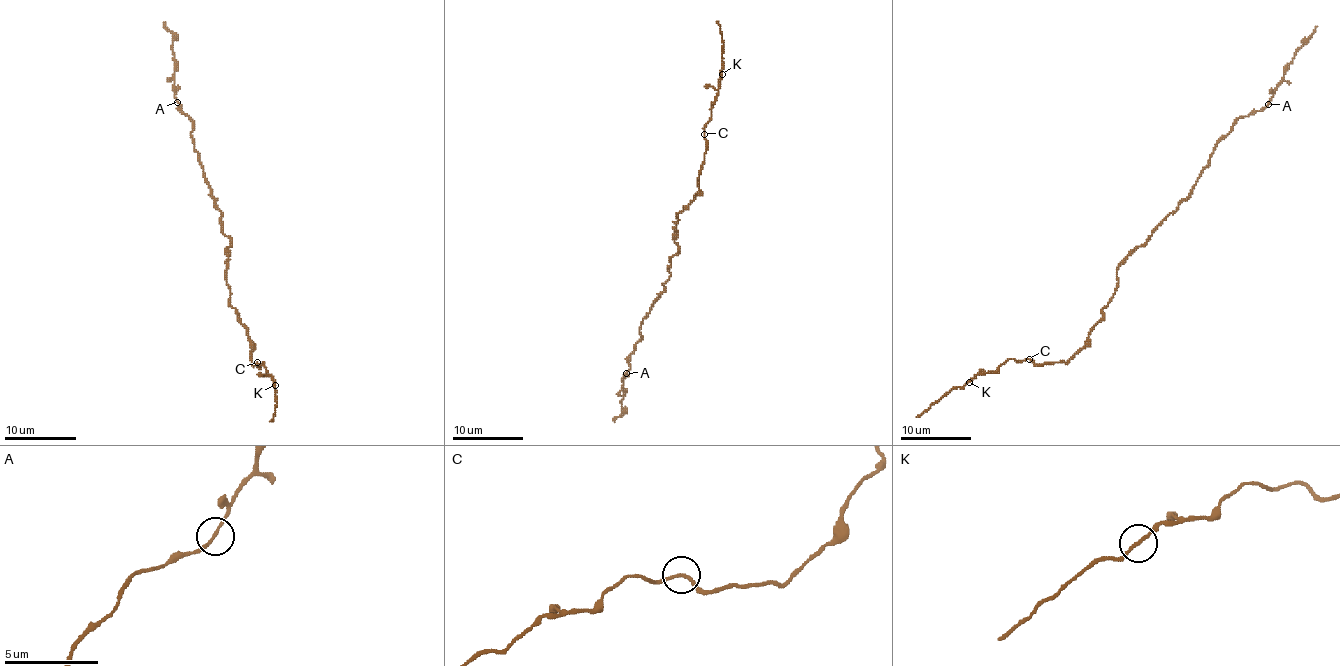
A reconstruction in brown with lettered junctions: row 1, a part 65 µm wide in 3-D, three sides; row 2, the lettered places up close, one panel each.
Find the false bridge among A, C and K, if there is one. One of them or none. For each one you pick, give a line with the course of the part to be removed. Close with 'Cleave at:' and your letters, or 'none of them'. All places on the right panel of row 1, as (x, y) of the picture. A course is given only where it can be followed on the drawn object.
Cleave at: none of them

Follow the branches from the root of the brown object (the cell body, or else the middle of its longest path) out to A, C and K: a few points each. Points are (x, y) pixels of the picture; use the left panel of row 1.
A: (228, 254), (230, 239), (223, 232), (223, 214), (194, 150), (192, 121), (178, 101)
C: (228, 254), (226, 284), (230, 290), (230, 304), (246, 329), (252, 347), (252, 364), (259, 369), (257, 362)
K: (228, 254), (230, 304), (250, 338), (252, 364), (259, 369), (257, 362), (264, 362), (275, 385)

